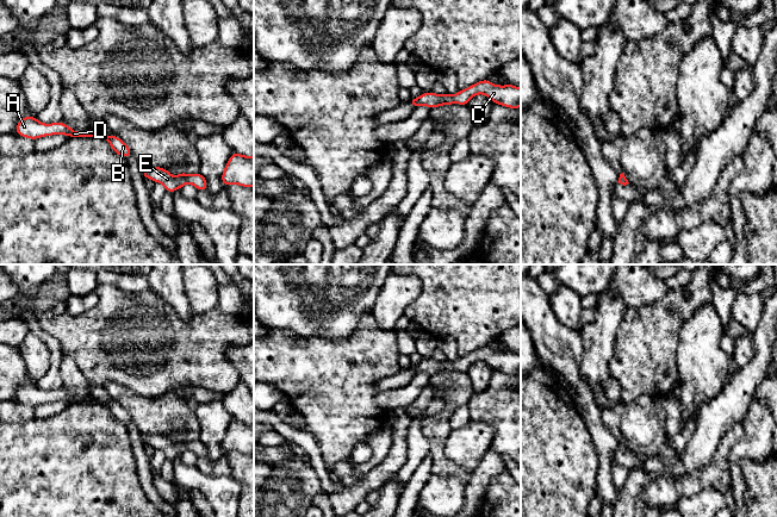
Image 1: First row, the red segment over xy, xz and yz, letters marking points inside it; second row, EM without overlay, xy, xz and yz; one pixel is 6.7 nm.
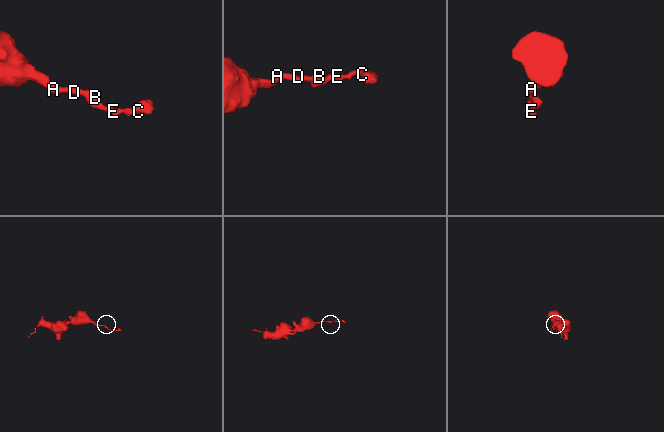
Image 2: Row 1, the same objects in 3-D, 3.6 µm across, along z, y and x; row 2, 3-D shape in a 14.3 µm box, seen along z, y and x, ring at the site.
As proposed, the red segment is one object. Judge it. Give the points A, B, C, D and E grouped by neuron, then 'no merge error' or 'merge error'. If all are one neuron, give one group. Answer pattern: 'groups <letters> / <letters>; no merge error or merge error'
groups A B C D E; no merge error

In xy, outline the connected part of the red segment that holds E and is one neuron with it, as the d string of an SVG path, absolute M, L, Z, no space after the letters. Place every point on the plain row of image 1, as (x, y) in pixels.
M155 434L149 436L142 435L142 441L145 446L162 450L167 460L181 456L186 450L193 451L198 457L206 457L207 455L207 448L199 438L195 441L185 441L181 438L178 443L173 443L167 436Z

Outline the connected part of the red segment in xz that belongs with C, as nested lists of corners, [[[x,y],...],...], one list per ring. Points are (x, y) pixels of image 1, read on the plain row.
[[[487,345],[479,348],[454,362],[445,361],[439,362],[434,359],[422,360],[418,365],[411,366],[409,369],[412,374],[424,372],[429,375],[435,375],[443,372],[459,372],[467,373],[471,365],[477,361],[489,363],[493,370],[498,370],[509,375],[521,374],[521,355],[514,351],[493,351]]]

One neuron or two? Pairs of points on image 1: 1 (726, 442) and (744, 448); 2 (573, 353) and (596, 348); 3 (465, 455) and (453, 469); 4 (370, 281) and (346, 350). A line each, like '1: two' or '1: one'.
1: two
2: two
3: two
4: two

